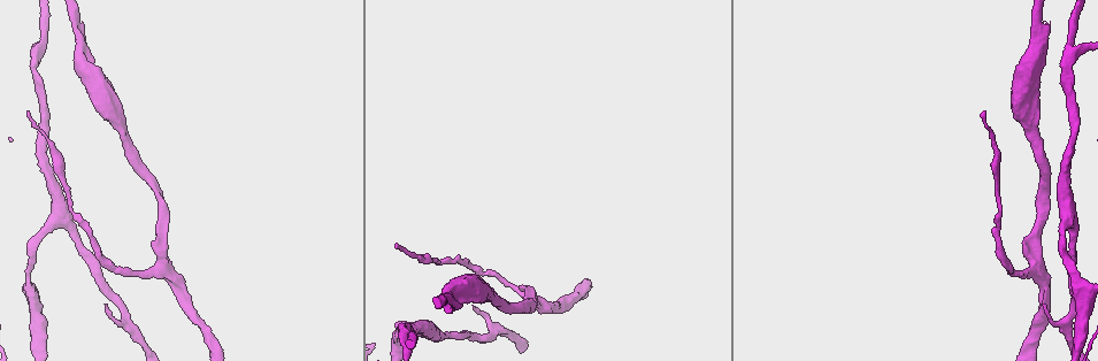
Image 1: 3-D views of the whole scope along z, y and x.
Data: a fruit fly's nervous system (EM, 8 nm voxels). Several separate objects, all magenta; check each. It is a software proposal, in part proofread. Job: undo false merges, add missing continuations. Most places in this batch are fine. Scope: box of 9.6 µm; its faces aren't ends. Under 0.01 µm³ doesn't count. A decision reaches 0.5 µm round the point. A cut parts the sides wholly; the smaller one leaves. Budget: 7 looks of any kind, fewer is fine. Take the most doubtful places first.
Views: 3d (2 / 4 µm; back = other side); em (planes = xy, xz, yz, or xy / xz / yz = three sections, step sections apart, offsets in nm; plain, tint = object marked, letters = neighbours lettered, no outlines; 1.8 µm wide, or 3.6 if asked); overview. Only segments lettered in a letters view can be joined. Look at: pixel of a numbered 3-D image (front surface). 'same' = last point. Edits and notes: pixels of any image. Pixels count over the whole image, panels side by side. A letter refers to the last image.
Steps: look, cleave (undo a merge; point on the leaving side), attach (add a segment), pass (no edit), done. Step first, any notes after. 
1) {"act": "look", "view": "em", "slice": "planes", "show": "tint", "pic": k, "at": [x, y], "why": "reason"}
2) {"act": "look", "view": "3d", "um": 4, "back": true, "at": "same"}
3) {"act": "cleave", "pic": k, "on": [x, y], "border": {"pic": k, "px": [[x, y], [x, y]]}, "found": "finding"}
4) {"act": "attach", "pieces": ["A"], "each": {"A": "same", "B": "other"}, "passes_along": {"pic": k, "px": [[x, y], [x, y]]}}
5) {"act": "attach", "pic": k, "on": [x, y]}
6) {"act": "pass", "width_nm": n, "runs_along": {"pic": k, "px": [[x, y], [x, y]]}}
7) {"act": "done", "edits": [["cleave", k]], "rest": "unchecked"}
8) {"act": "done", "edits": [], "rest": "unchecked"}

{"act": "look", "view": "3d", "um": 4, "back": true, "pic": 1, "at": [402, 335]}

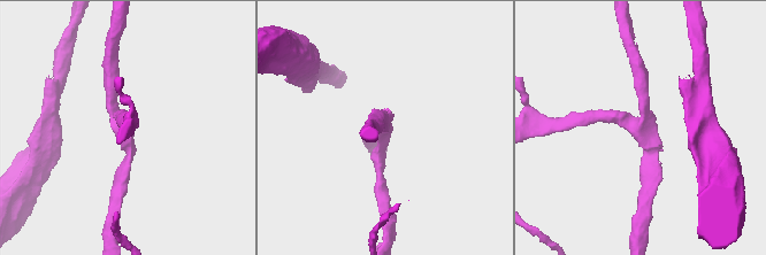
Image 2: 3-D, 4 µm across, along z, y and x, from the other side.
{"act": "look", "view": "em", "slice": "planes", "show": "letters", "pic": 2, "at": [645, 129]}

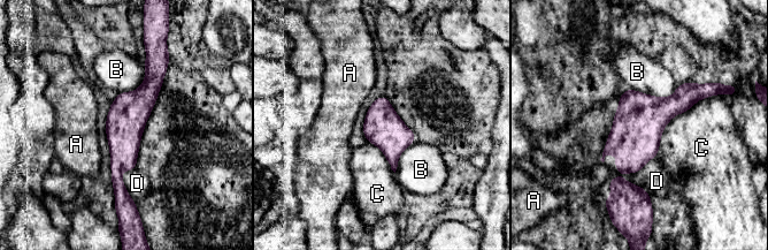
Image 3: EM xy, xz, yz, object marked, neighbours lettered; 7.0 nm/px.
{"act": "pass", "width_nm": 260, "each": {"A": "other", "B": "other", "C": "other", "D": "other"}, "border": {"pic": 3, "px": [[714, 93], [667, 123], [657, 156]]}, "found": "all the same neuron"}

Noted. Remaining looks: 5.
{"act": "look", "view": "em", "slice": "planes", "show": "letters", "pic": 1, "at": [1047, 195], "why": "thin neck"}

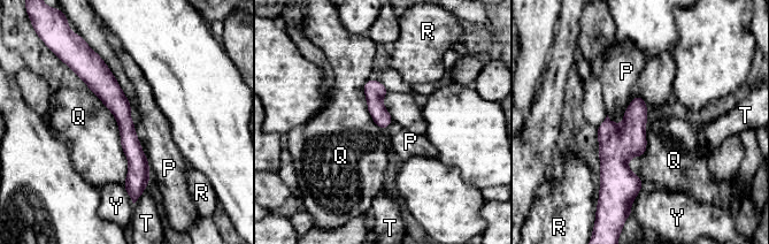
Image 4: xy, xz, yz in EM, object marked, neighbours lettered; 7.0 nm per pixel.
{"act": "pass", "width_nm": 120, "each": {"P": "other", "Q": "other", "R": "other", "T": "other", "Y": "other"}, "border": {"pic": 4, "px": [[89, 89], [117, 124], [123, 184]]}, "found": "one neuron here"}

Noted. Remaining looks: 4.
{"act": "look", "view": "3d", "um": 4, "pic": 1, "at": [473, 309], "why": "branch stops here"}

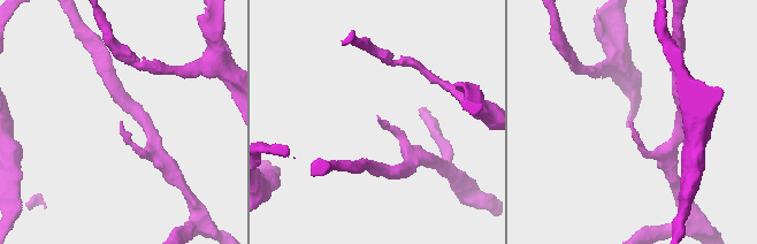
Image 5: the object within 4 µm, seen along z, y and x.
{"act": "look", "view": "em", "slice": "planes", "show": "letters", "pic": 5, "at": [378, 117]}

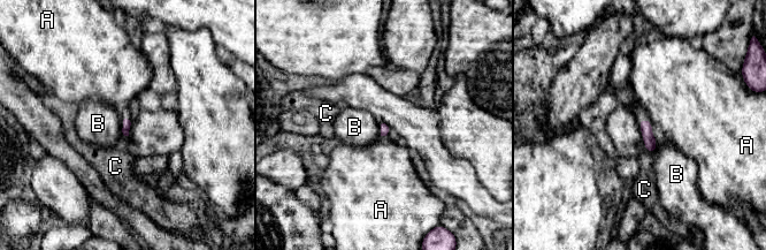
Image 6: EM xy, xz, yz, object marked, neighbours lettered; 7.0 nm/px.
{"act": "pass", "each": {"A": "other", "B": "other", "C": "other"}, "border": {"pic": 6, "px": [[657, 142], [657, 148], [651, 153]]}, "found": "none of them fits"}

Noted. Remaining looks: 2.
{"act": "done", "edits": [], "rest": "unchecked"}

